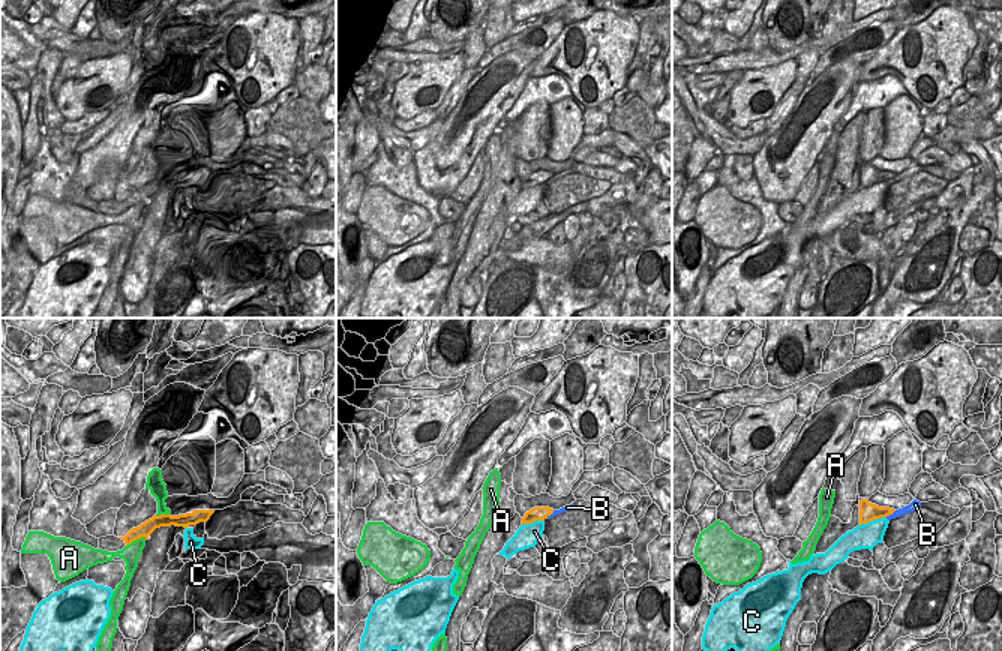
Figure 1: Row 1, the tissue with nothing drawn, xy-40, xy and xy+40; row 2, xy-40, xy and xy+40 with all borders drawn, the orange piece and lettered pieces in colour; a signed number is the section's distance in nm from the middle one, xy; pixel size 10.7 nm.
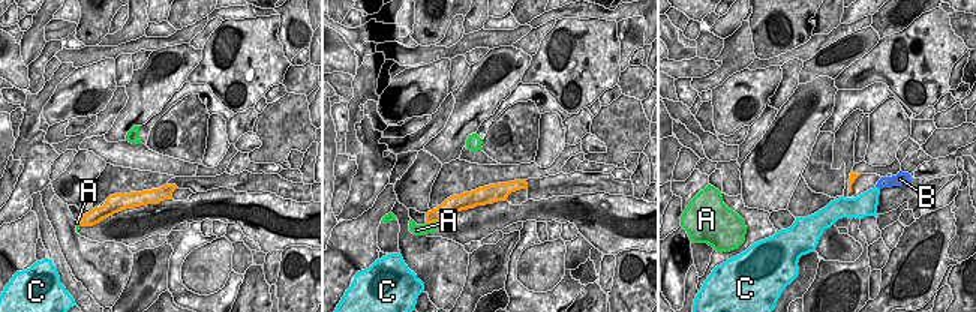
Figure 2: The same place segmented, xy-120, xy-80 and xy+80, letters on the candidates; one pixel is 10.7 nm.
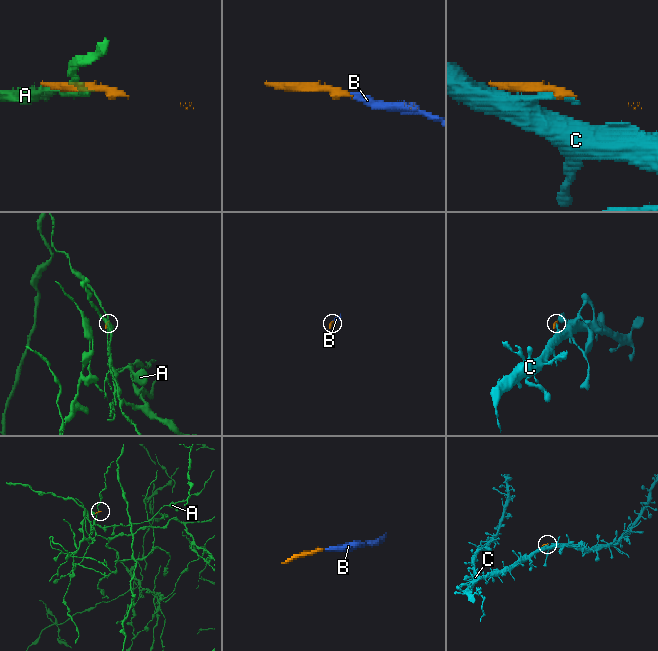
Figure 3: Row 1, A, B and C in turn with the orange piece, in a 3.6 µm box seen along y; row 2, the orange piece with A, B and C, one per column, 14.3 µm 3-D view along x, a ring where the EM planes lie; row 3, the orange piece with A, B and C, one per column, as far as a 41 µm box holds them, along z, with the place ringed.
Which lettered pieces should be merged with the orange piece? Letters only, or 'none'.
B.

